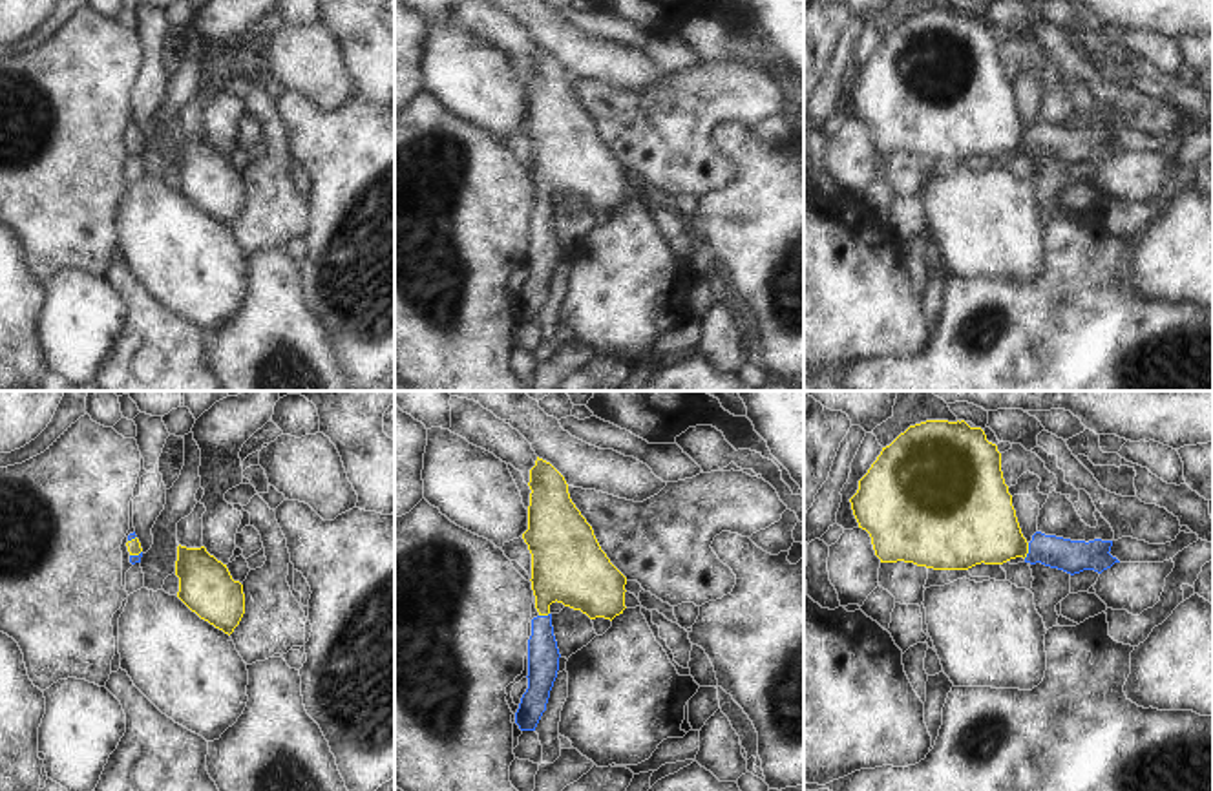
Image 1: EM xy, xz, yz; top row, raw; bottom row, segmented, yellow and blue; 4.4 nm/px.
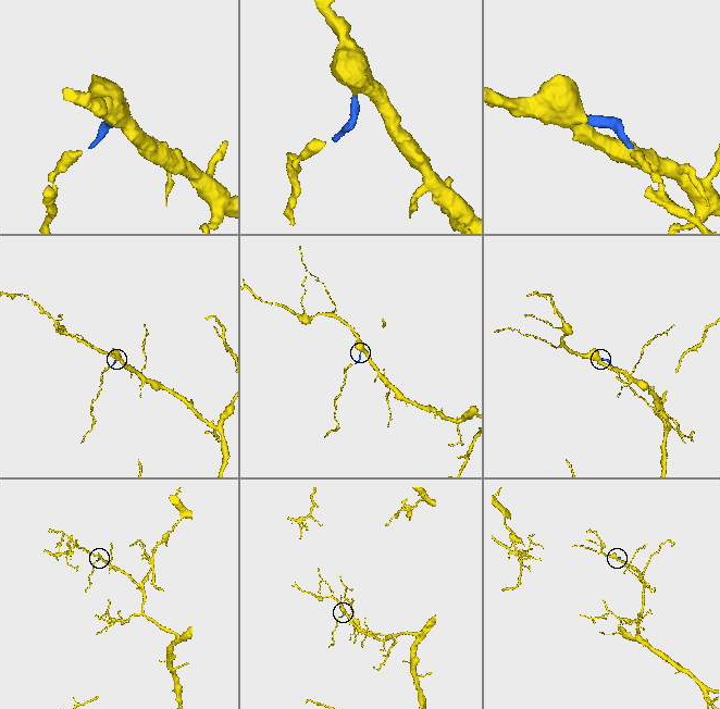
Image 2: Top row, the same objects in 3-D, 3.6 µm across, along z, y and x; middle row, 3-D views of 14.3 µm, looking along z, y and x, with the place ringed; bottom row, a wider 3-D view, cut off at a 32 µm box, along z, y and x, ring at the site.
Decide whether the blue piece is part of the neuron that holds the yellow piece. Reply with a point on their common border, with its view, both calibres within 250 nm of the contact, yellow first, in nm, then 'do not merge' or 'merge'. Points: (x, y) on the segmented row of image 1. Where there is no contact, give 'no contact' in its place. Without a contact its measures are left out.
yz (1027, 550) | 340/140 nm | merge

